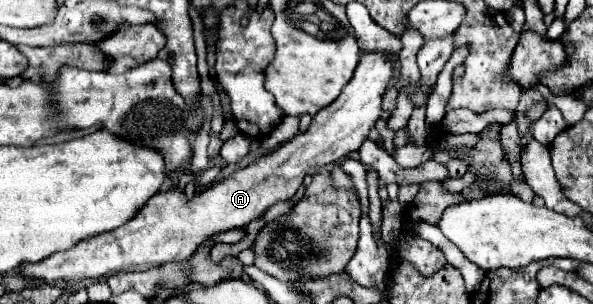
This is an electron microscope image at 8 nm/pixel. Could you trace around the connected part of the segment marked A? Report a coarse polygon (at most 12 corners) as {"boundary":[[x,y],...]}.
{"boundary":[[366,50],[306,132],[188,198],[18,276],[74,284],[188,260],[290,200],[380,120],[394,54]]}

